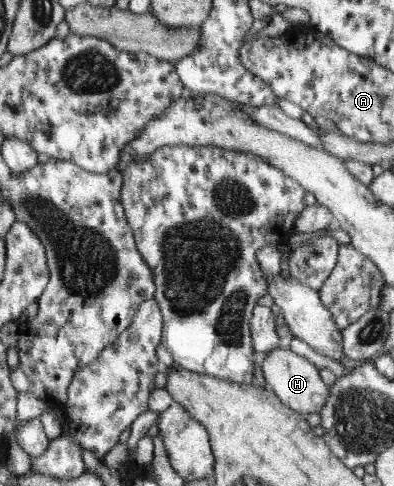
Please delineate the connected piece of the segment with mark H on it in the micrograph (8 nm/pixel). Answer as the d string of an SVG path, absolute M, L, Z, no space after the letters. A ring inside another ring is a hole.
M288 347L269 350L264 356L261 366L267 387L277 396L285 406L300 411L302 415L320 412L331 397L331 389L321 378L317 367L305 357L293 352Z

